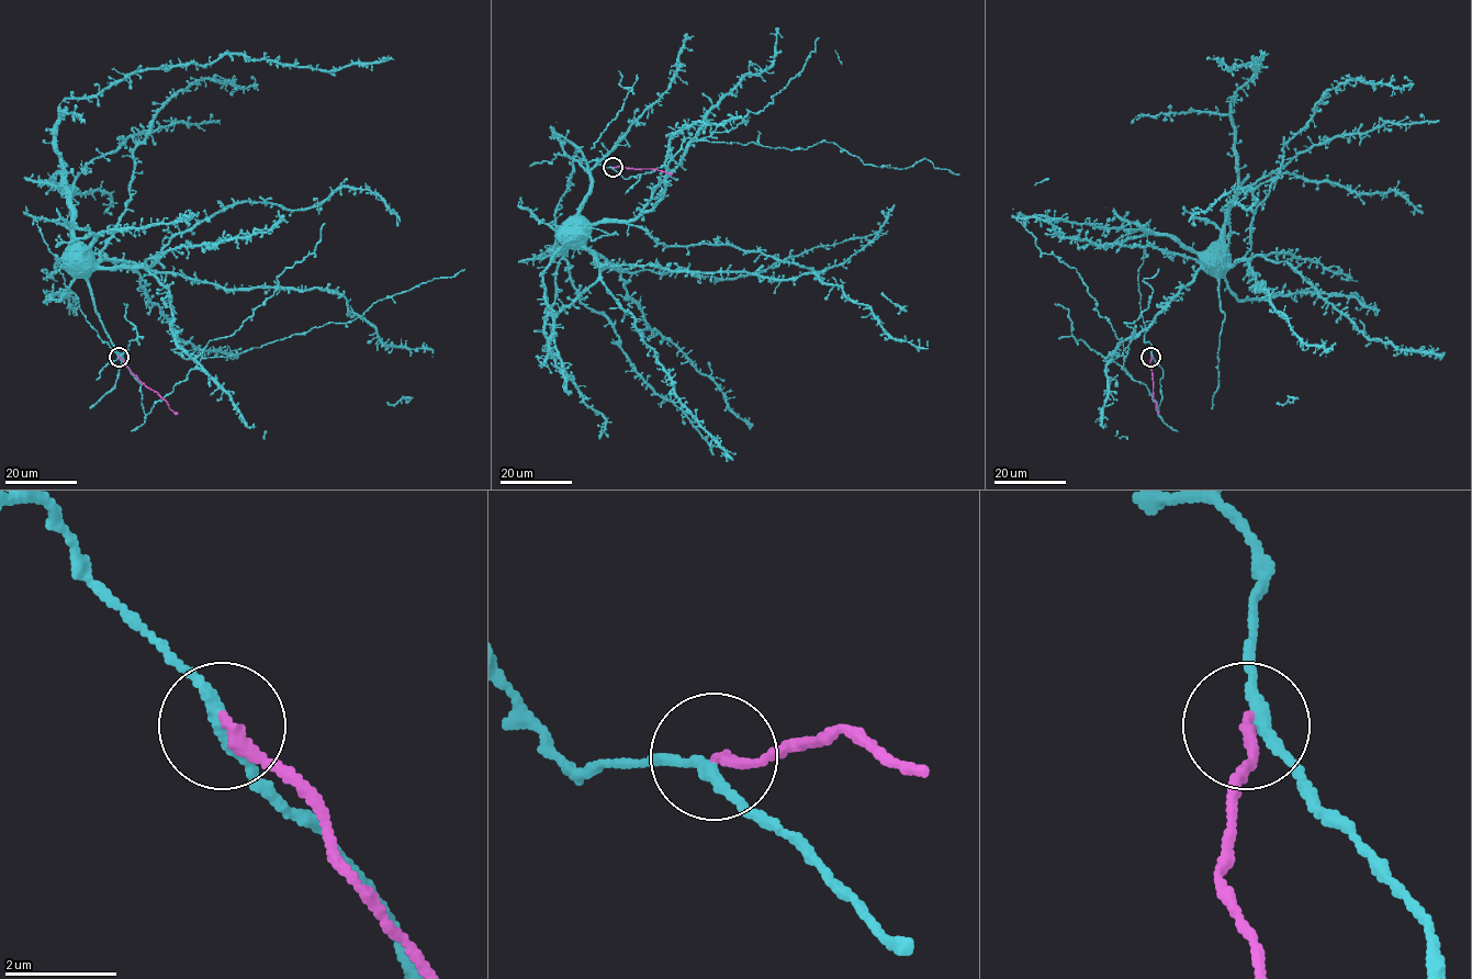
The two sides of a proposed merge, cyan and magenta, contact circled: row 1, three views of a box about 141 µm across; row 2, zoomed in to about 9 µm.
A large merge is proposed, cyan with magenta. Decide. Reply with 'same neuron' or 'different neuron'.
different neuron

